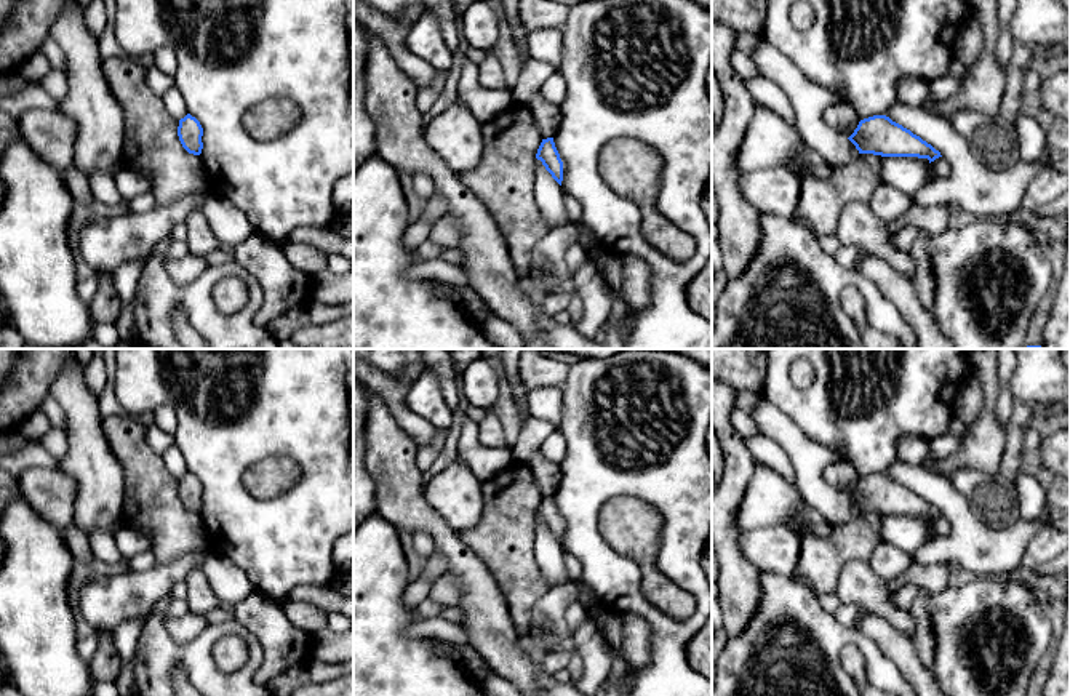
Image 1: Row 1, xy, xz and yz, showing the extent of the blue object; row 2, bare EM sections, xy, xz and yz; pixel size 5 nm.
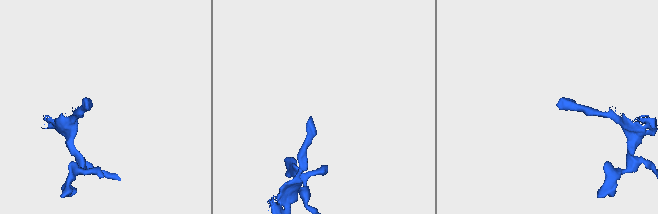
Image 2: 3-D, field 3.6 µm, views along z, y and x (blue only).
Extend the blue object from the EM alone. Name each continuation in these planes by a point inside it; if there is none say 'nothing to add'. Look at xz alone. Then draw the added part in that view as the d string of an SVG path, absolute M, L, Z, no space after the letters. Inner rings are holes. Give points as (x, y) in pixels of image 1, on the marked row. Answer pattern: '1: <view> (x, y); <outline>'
nothing to add

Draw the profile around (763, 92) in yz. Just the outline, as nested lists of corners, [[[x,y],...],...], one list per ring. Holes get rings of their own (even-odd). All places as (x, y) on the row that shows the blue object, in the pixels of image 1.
[[[753,77],[744,80],[755,104],[761,104],[797,128],[797,115],[789,96],[769,78]]]

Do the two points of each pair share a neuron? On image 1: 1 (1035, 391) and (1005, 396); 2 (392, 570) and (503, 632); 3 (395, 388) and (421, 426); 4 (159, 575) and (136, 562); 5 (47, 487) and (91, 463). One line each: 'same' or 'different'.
1: different
2: different
3: same
4: different
5: different

